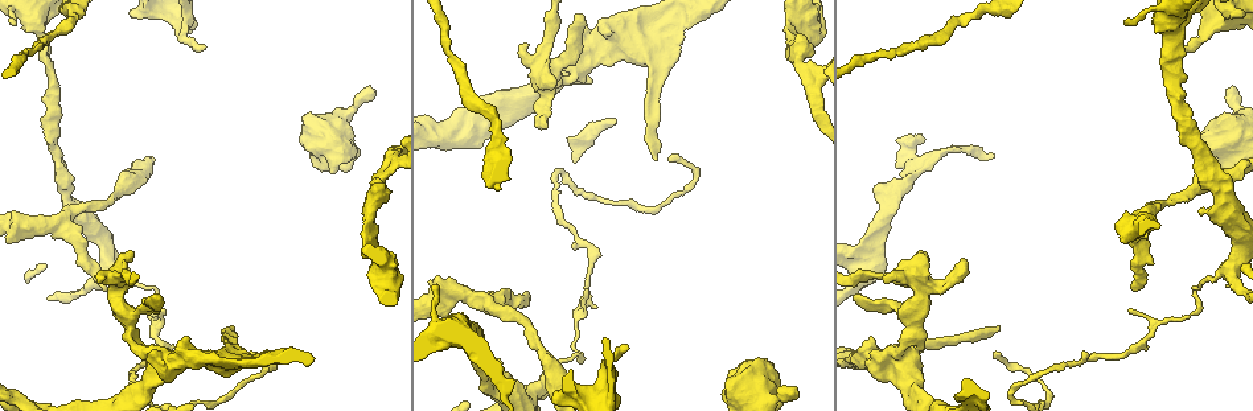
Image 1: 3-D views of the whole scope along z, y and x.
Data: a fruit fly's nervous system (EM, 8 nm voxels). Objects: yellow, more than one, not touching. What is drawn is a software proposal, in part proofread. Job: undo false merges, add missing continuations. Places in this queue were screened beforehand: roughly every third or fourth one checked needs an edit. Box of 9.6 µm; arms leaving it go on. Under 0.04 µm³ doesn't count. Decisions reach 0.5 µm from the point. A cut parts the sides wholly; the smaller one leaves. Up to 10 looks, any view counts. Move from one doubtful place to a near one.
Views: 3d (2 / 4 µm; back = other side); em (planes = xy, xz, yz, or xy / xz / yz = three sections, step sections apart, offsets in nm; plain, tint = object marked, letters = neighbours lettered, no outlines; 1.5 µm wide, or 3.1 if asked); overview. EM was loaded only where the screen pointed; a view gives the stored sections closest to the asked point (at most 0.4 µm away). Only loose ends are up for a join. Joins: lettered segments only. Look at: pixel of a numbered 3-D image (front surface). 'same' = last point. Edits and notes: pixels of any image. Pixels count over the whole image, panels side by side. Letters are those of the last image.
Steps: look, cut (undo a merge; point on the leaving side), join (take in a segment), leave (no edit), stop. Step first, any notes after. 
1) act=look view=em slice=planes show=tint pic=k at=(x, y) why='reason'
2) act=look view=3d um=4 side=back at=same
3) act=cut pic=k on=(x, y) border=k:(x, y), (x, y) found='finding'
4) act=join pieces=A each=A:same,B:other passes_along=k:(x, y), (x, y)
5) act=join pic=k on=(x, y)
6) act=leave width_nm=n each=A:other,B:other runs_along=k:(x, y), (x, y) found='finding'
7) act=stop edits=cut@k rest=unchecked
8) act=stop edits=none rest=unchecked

act=look view=em slice=planes show=letters pic=1 at=(371, 92) why='branch stops here'

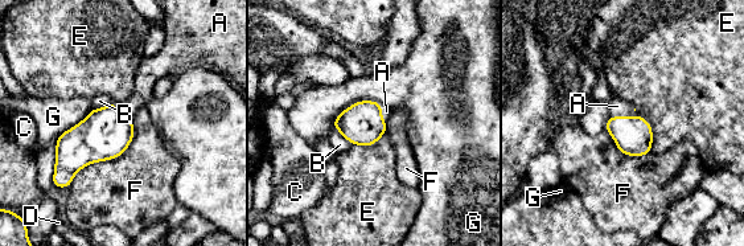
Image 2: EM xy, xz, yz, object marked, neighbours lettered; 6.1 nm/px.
act=join pieces=A each=A:same,B:other,C:other,D:other,E:other,F:other,G:other passes_along=2:(633, 135), (623, 117), (617, 106) found='it goes on there'

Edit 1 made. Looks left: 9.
act=look view=overview why='redraw'

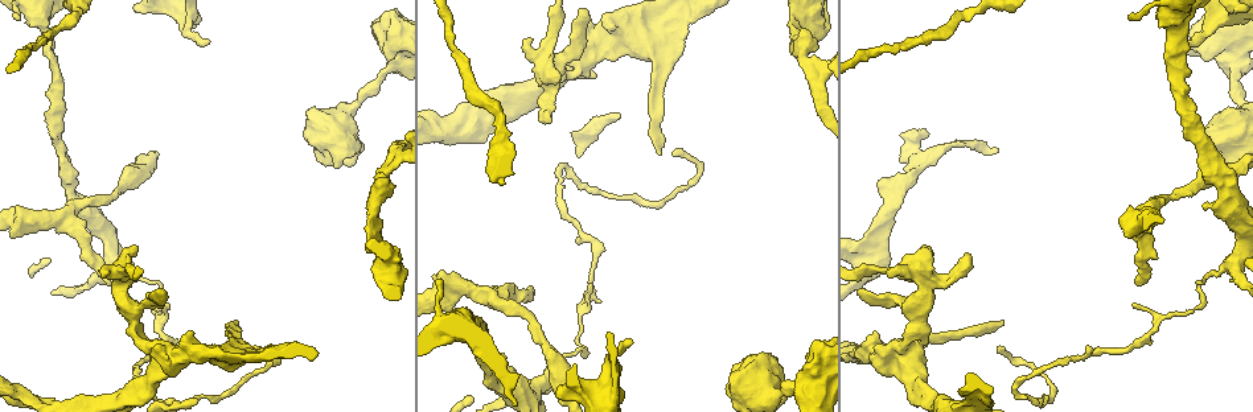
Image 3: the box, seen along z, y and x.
act=look view=em slice=xz step=8 show=letters pic=3 at=(527, 39) why='free end'

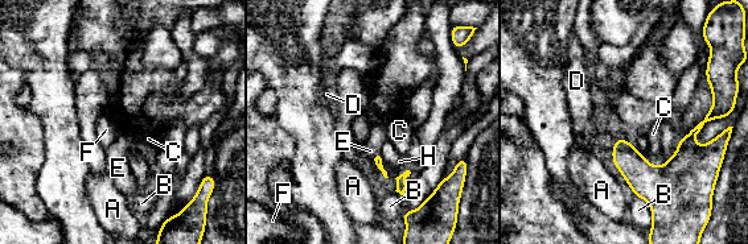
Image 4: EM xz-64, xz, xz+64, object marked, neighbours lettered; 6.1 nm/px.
act=look view=em slice=planes show=letters at=same why='cut it another way'

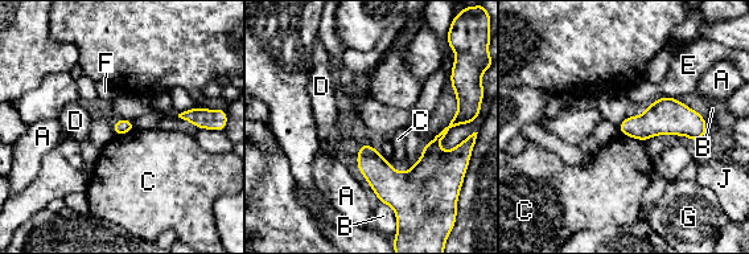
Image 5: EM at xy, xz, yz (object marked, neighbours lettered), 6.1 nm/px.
act=leave each=A:other,B:other,C:other,D:other,E:other,F:other,G:other,J:other border=5:(621, 134), (643, 142) found='no lettered segment goes on from it'

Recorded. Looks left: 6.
act=look view=em slice=planes show=letters pic=3 at=(108, 283) why='an open end'

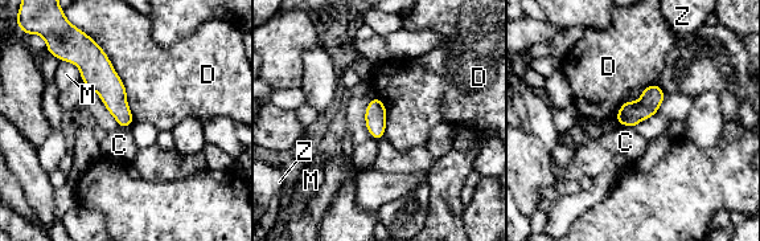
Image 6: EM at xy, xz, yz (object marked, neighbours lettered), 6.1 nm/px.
act=leave each=C:other,D:other,M:other,Z:other border=6:(86, 33), (122, 81), (135, 121) found='none of them fits'

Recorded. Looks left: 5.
act=look view=em slice=planes show=letters pic=3 at=(17, 18) why='branch stops here'

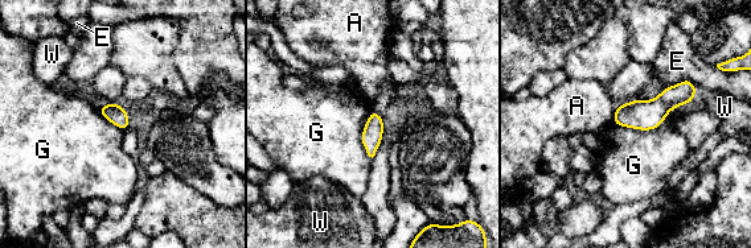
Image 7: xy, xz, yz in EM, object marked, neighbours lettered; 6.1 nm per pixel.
act=leave longest_contact=G:500nm each=A:other,E:other,G:other,W:other border=7:(692, 102), (652, 129), (612, 124) found='no lettered segment goes on from it'

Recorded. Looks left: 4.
act=stop edits=join@2 rest=unchecked

